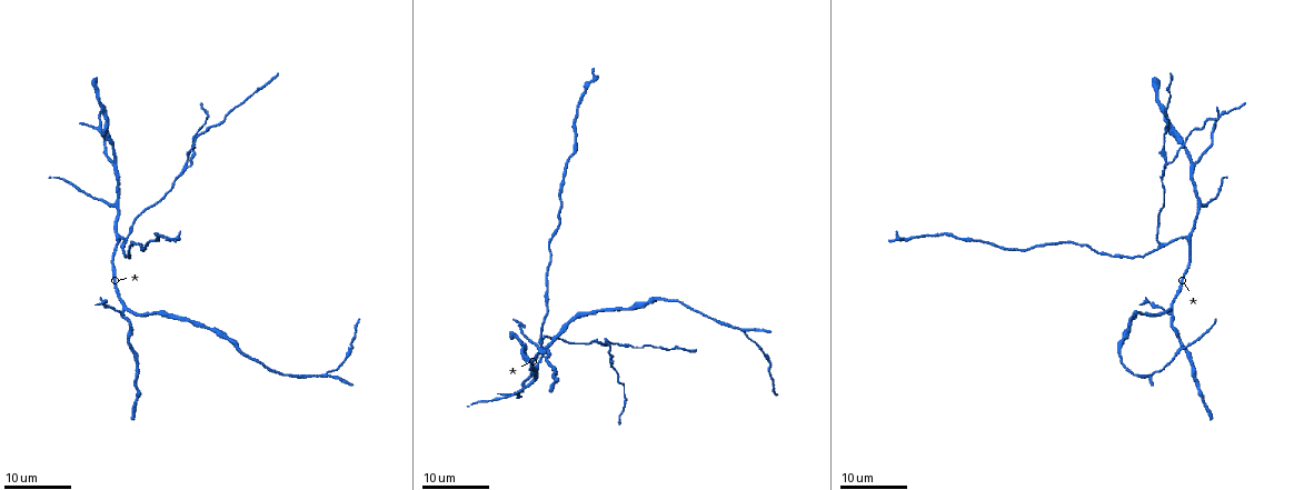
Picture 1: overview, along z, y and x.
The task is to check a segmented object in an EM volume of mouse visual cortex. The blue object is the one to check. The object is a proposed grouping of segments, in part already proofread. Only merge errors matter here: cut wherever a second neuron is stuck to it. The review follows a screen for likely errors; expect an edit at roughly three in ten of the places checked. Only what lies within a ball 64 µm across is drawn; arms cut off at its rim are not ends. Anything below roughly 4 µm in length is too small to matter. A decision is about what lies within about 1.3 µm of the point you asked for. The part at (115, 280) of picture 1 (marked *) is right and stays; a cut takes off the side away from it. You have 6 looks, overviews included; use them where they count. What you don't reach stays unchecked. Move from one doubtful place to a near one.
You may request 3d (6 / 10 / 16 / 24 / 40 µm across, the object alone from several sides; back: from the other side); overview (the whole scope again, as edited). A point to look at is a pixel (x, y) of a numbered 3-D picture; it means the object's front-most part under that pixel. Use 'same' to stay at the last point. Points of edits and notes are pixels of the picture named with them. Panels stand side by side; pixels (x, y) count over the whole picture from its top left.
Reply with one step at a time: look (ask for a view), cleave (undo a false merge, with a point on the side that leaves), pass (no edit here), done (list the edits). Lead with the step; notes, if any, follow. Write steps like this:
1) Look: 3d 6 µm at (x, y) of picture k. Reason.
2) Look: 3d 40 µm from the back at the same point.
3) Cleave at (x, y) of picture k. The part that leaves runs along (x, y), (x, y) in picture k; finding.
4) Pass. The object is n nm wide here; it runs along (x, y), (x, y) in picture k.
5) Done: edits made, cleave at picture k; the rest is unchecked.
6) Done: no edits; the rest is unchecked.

Look: 3d 16 µm at (117, 238) of picture 1. Three arms meet.

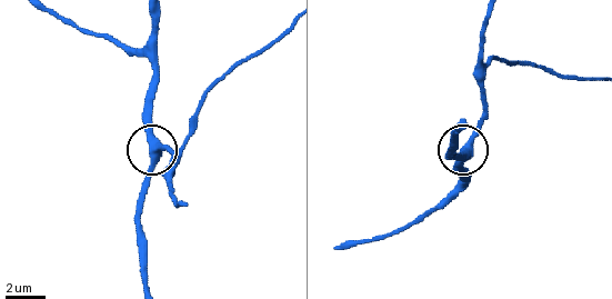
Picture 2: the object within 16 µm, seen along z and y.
Look: 3d 10 µm at (156, 148) of picture 2.

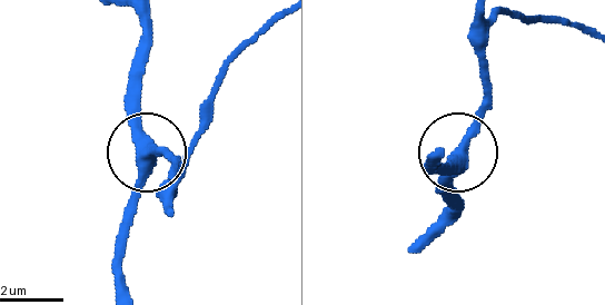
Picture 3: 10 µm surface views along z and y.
Pass. It runs along (122, 286), (122, 230), (146, 143), (125, 97) in picture 3; continuous, no second neuron.

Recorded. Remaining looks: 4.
Look: 3d 24 µm at (1173, 311) of picture 1. Four arms meet.

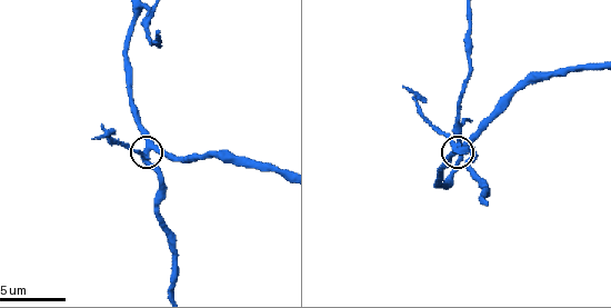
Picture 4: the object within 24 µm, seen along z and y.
Look: 3d 10 µm at (152, 149) of picture 4.

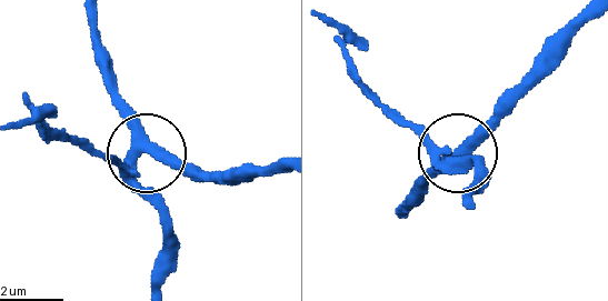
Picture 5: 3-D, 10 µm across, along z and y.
Cleave at (100, 151) of picture 5. The part that leaves runs along (437, 160), (365, 83), (341, 36), (326, 24) in picture 5; a second neuron is stuck on.

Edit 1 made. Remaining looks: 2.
Done: edits made, cleave at picture 5; the rest is unchecked.

